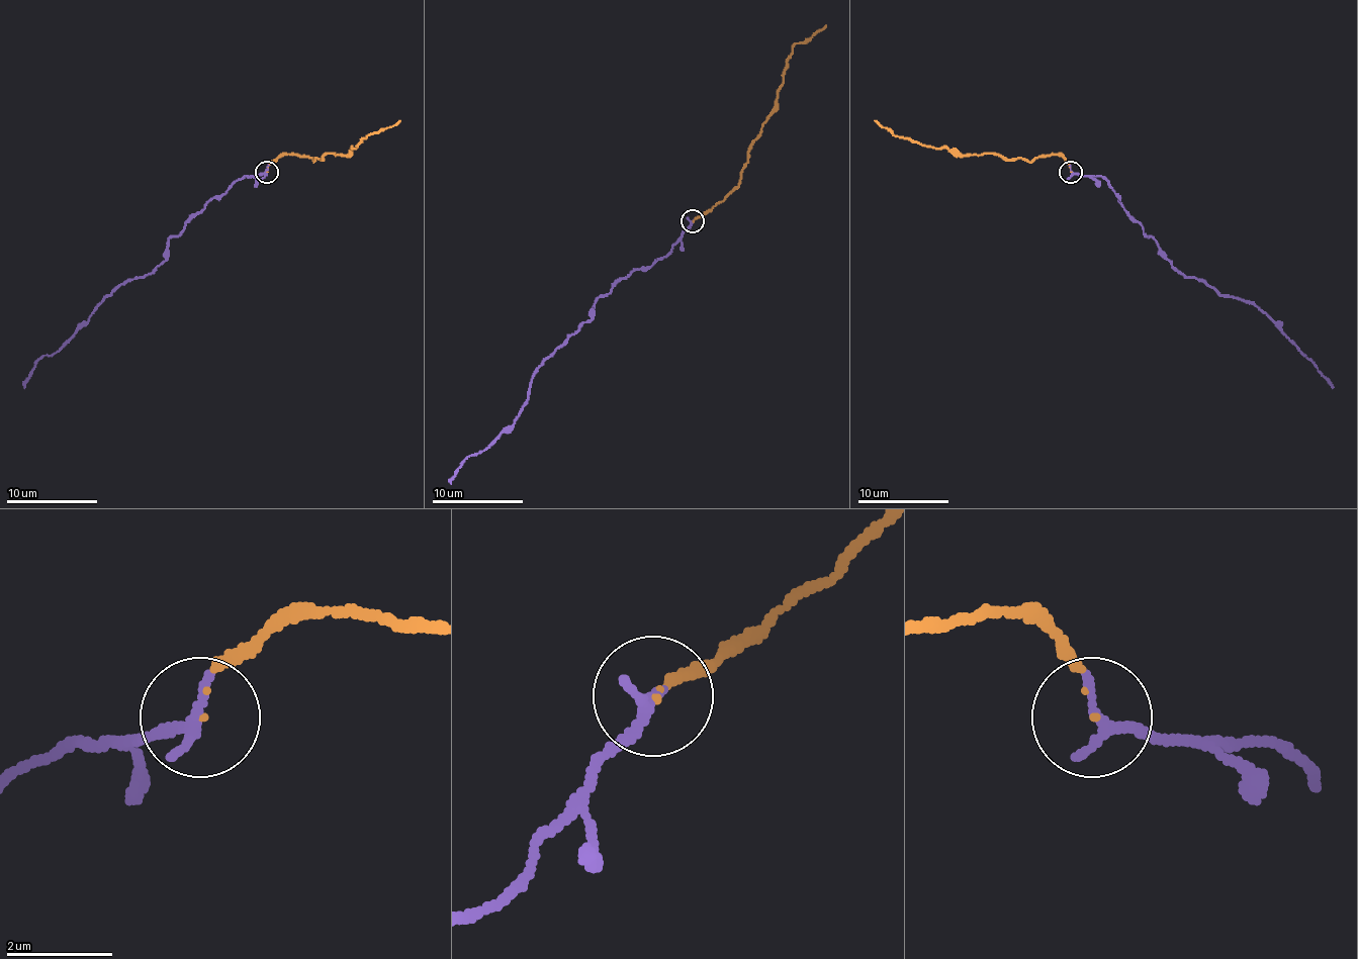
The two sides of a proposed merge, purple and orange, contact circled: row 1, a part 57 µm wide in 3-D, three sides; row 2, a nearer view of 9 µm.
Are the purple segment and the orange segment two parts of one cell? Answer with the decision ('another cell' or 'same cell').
same cell

